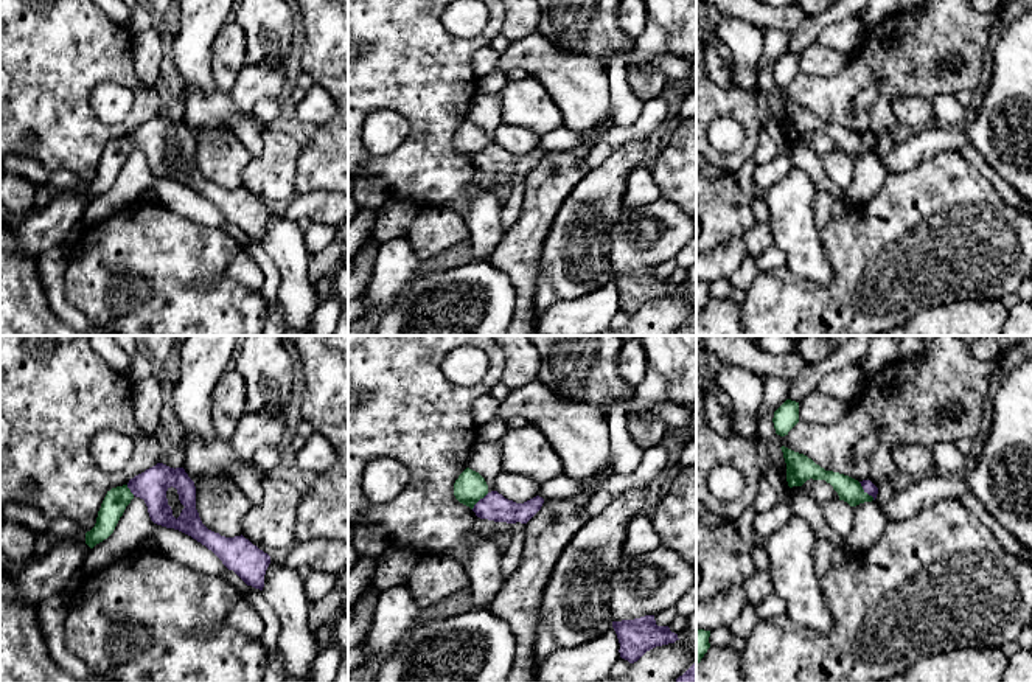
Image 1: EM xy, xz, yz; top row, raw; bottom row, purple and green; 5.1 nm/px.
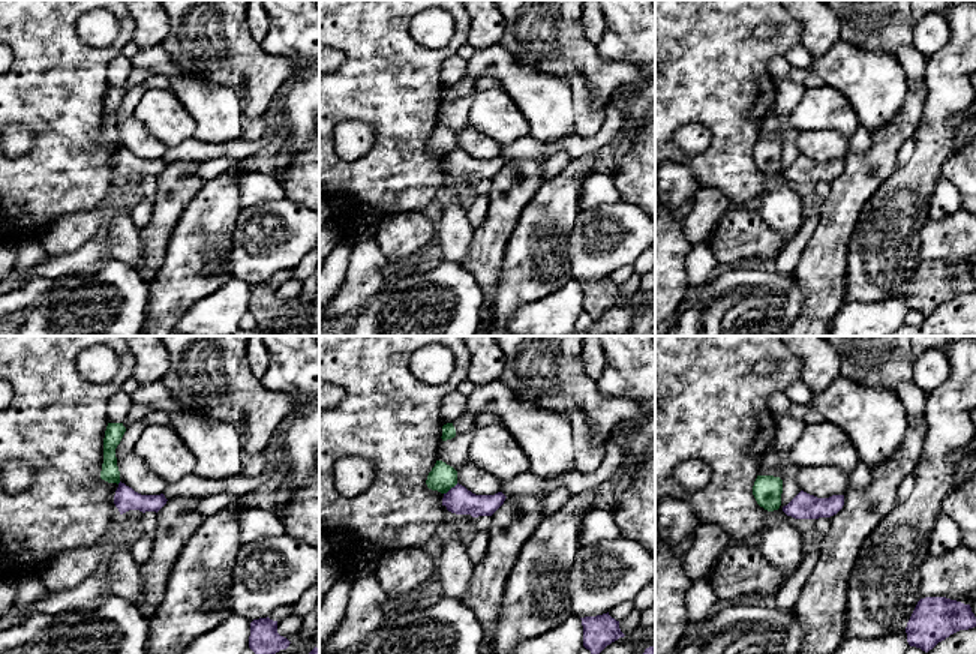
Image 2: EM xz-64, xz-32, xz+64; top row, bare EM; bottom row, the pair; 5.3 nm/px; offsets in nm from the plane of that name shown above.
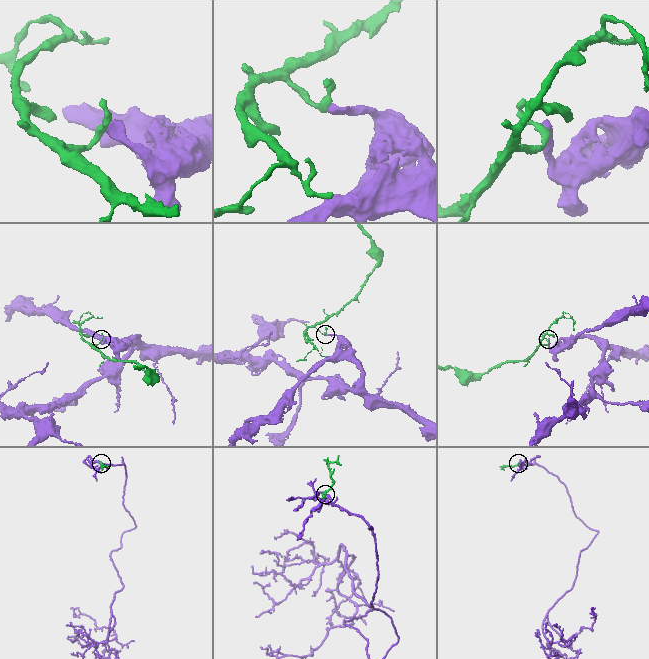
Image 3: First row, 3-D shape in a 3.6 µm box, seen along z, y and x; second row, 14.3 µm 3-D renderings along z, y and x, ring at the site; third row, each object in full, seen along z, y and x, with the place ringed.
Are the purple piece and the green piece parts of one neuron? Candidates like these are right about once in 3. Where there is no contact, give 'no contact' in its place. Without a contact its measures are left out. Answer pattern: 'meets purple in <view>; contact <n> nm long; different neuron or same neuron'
meets purple in yz; contact 130 nm long; different neuron

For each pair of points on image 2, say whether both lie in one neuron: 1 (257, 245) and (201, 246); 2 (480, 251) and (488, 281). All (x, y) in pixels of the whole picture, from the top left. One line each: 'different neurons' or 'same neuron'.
1: different neurons
2: same neuron

